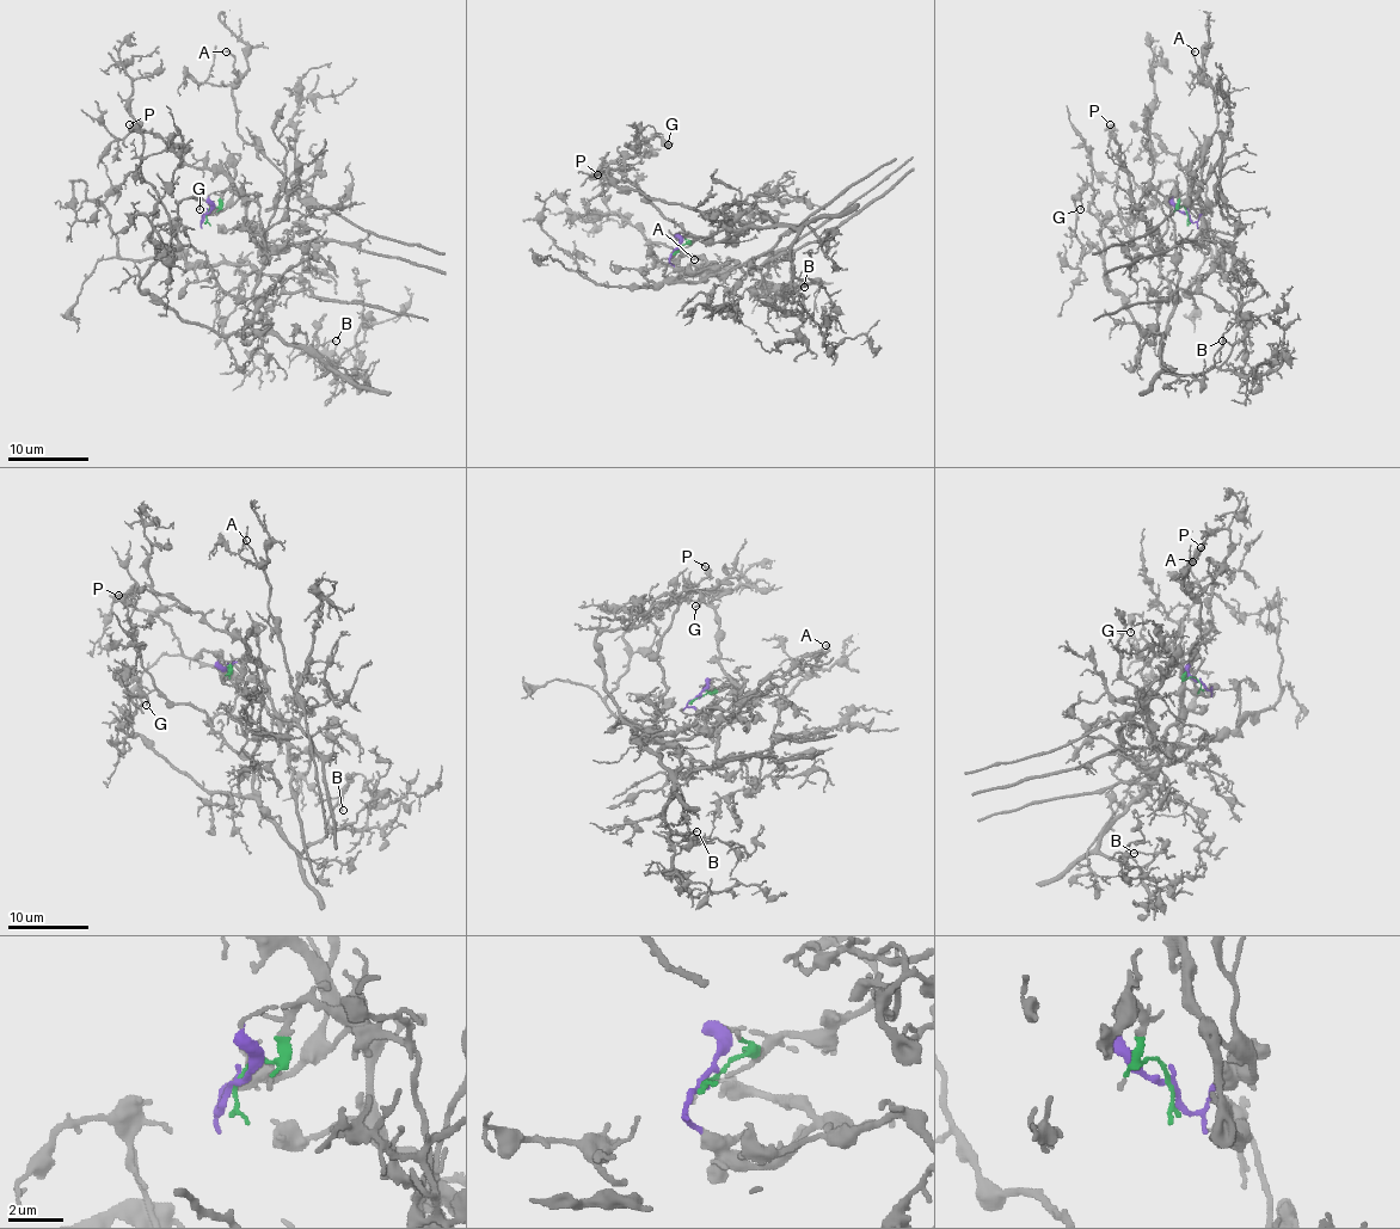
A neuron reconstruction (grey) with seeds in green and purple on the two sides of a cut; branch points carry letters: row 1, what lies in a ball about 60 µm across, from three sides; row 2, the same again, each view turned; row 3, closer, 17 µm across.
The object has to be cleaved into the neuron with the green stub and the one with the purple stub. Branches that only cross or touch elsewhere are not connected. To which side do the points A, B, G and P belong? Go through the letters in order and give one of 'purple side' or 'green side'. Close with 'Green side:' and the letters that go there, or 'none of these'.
A: purple side
B: green side
G: green side
P: green side
Green side: B, G, P

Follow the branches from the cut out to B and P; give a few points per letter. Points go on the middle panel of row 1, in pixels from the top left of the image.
B: (673, 252), (730, 223), (728, 244), (731, 232), (790, 226), (792, 278), (781, 288), (788, 296), (804, 286)
P: (673, 252), (730, 232), (730, 223), (728, 244), (689, 235), (628, 179), (609, 185), (611, 173), (596, 176)

